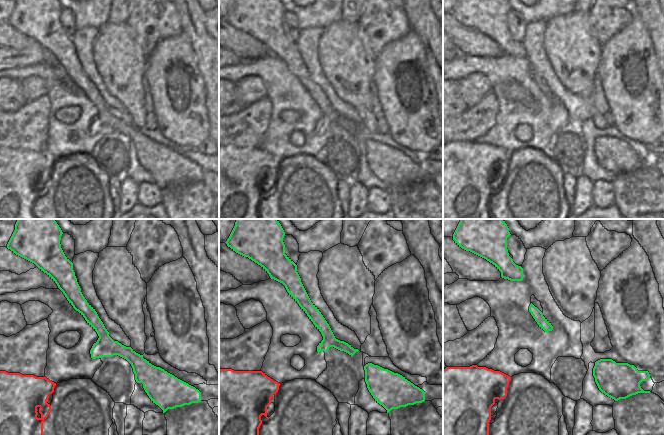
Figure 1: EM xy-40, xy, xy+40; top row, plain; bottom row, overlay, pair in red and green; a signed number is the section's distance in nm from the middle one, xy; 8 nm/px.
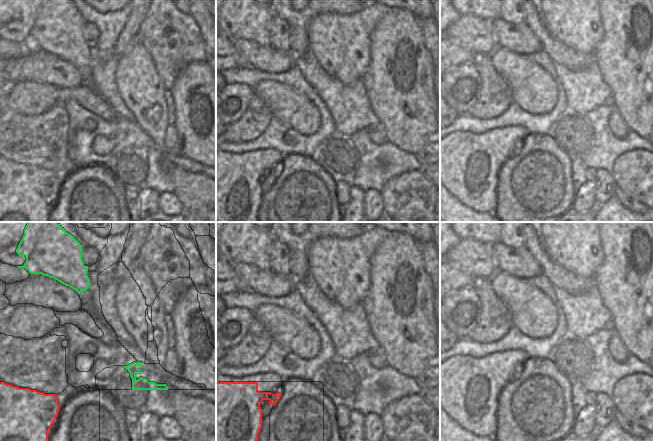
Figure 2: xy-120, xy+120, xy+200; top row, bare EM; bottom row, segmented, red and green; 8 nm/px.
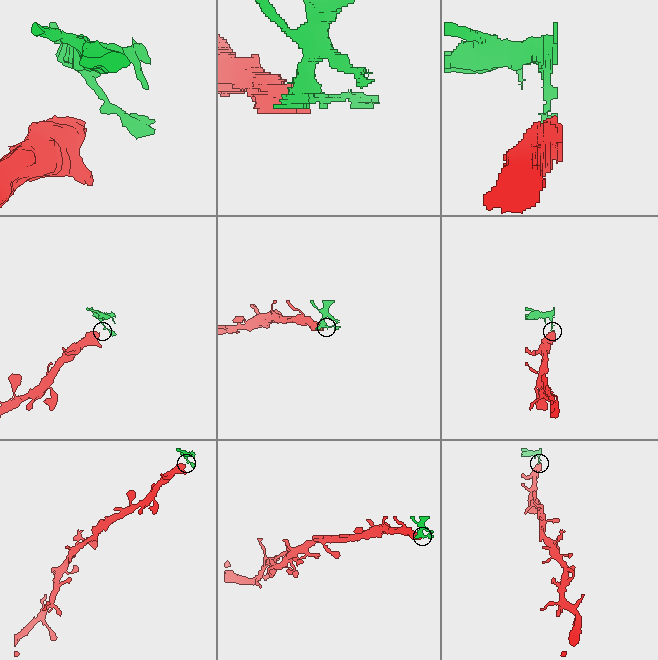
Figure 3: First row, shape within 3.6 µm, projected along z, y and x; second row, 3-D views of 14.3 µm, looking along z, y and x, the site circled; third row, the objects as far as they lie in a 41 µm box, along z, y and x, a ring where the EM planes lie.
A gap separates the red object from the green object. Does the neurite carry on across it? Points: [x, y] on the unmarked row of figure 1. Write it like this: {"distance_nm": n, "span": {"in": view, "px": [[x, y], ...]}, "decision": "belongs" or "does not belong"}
{"distance_nm": 360, "span": {"in": "xy-40", "px": [[55, 159], [91, 133]]}, "decision": "does not belong"}

